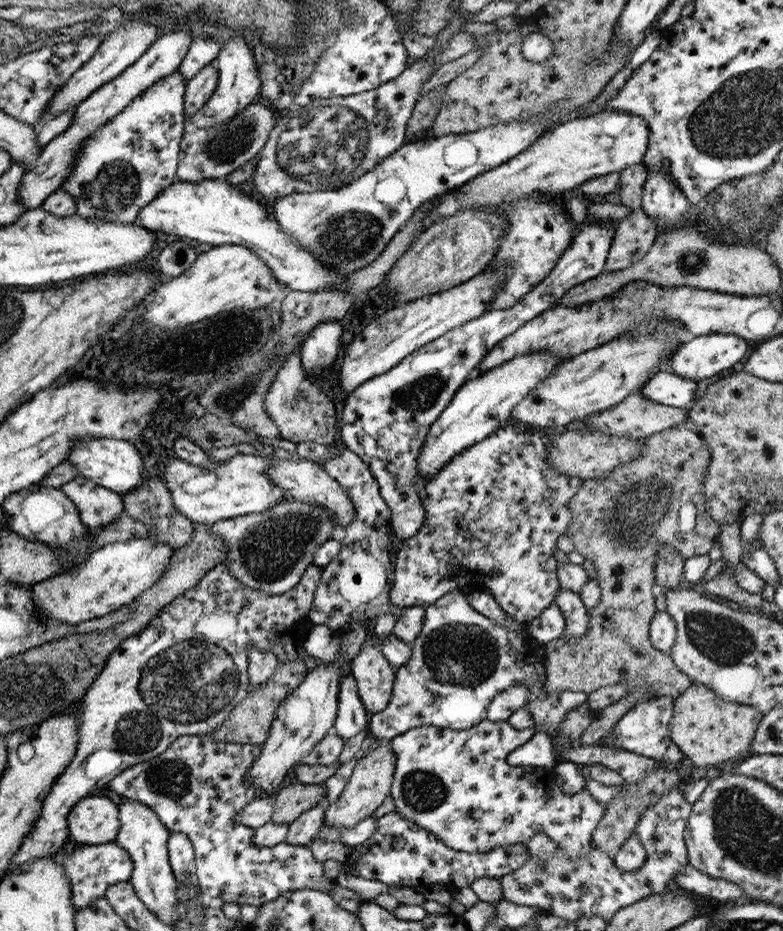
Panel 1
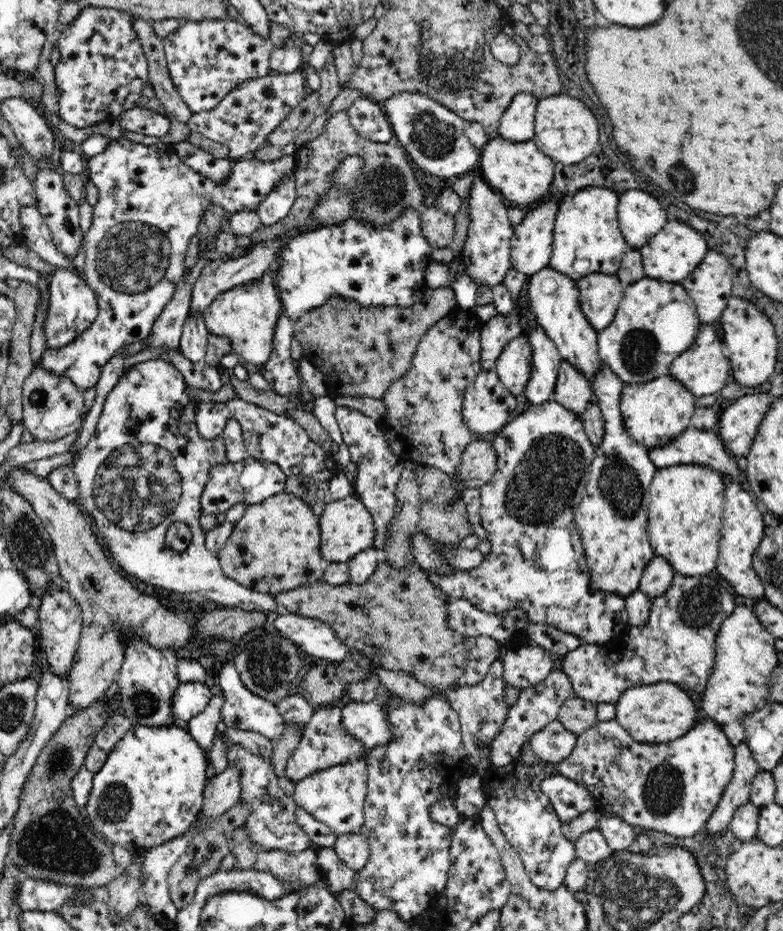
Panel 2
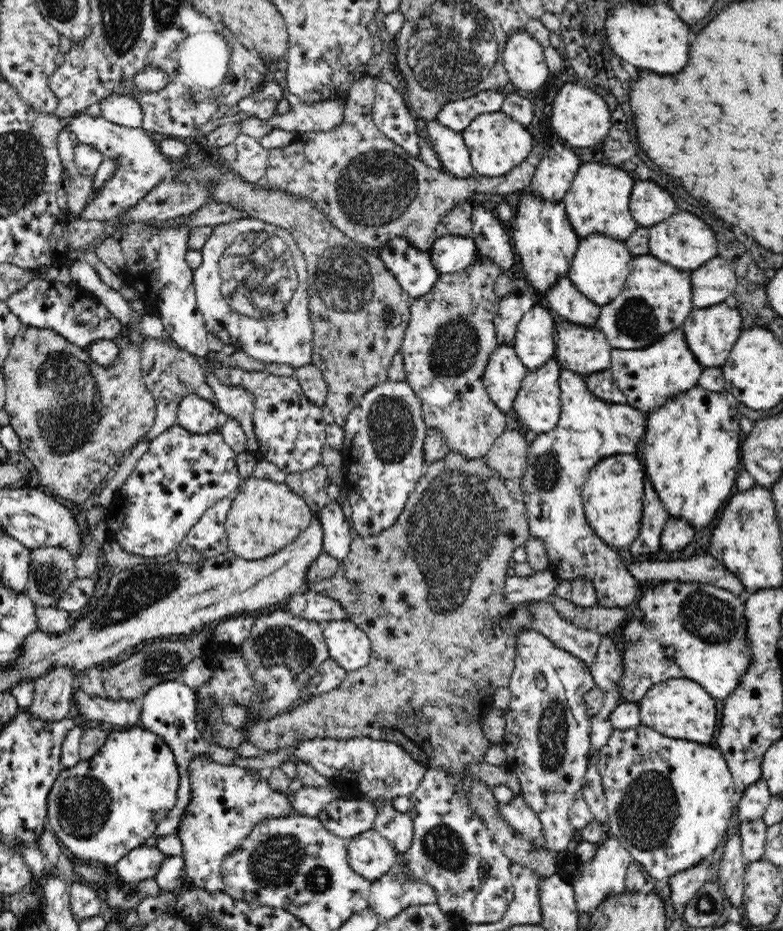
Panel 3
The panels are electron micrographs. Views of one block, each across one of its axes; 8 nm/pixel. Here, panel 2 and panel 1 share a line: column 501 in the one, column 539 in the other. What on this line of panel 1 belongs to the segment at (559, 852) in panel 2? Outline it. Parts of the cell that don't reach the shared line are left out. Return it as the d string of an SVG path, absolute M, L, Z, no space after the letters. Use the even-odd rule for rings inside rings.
M483 719L481 722L475 724L475 726L470 726L469 728L461 730L451 730L436 726L417 726L406 730L403 734L398 734L396 737L391 738L388 741L389 749L395 754L395 763L388 795L393 798L394 812L401 815L406 820L413 821L417 827L427 830L427 832L433 834L438 841L445 844L447 848L457 852L484 853L498 846L504 847L515 843L523 843L523 845L526 845L529 837L531 837L535 831L543 831L551 841L565 849L565 853L567 853L571 859L581 859L583 854L587 853L587 849L589 849L589 843L592 840L591 835L597 823L599 823L600 817L603 817L603 813L605 813L605 805L595 800L585 788L579 790L577 794L571 794L571 796L569 796L563 794L559 786L557 786L556 782L553 780L549 782L549 786L538 785L538 779L533 767L529 767L528 765L512 767L506 762L509 754L515 753L517 748L521 748L521 746L531 740L534 730L535 727L517 730L511 727L507 720L489 722L489 720Z

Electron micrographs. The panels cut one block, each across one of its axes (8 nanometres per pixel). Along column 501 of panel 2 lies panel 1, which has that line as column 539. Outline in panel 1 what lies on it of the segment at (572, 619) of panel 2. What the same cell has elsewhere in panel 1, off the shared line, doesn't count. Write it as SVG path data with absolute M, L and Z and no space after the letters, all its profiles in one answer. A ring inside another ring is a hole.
M507 422L502 426L497 427L487 438L483 438L481 442L475 442L461 450L459 454L449 458L449 462L445 462L441 466L441 470L437 470L437 474L433 474L429 478L430 482L426 483L425 487L420 488L417 492L422 509L425 512L425 522L422 523L421 529L413 536L400 540L392 553L391 565L393 585L389 589L389 600L391 604L397 607L426 607L435 602L437 598L453 591L453 589L467 592L469 587L477 587L485 590L495 598L497 606L501 607L508 616L516 622L526 624L533 618L536 618L539 612L543 612L549 604L554 600L559 587L557 580L557 568L553 557L553 551L556 550L557 538L565 534L566 527L570 522L570 513L568 510L568 501L572 499L578 487L583 481L579 478L569 478L565 474L557 474L553 470L553 466L545 464L547 457L547 447L549 447L551 439L547 439L547 435L539 432L539 428L531 428L531 426L523 426Z

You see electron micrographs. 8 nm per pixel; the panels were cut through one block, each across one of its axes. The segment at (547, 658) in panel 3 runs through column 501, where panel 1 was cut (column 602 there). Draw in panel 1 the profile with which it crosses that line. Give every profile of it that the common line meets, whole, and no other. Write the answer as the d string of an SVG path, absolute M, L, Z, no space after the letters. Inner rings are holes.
M655 696L655 698L647 698L645 701L637 701L613 724L599 745L609 747L609 749L632 752L665 765L673 766L684 763L684 754L669 738L673 700L669 696Z

